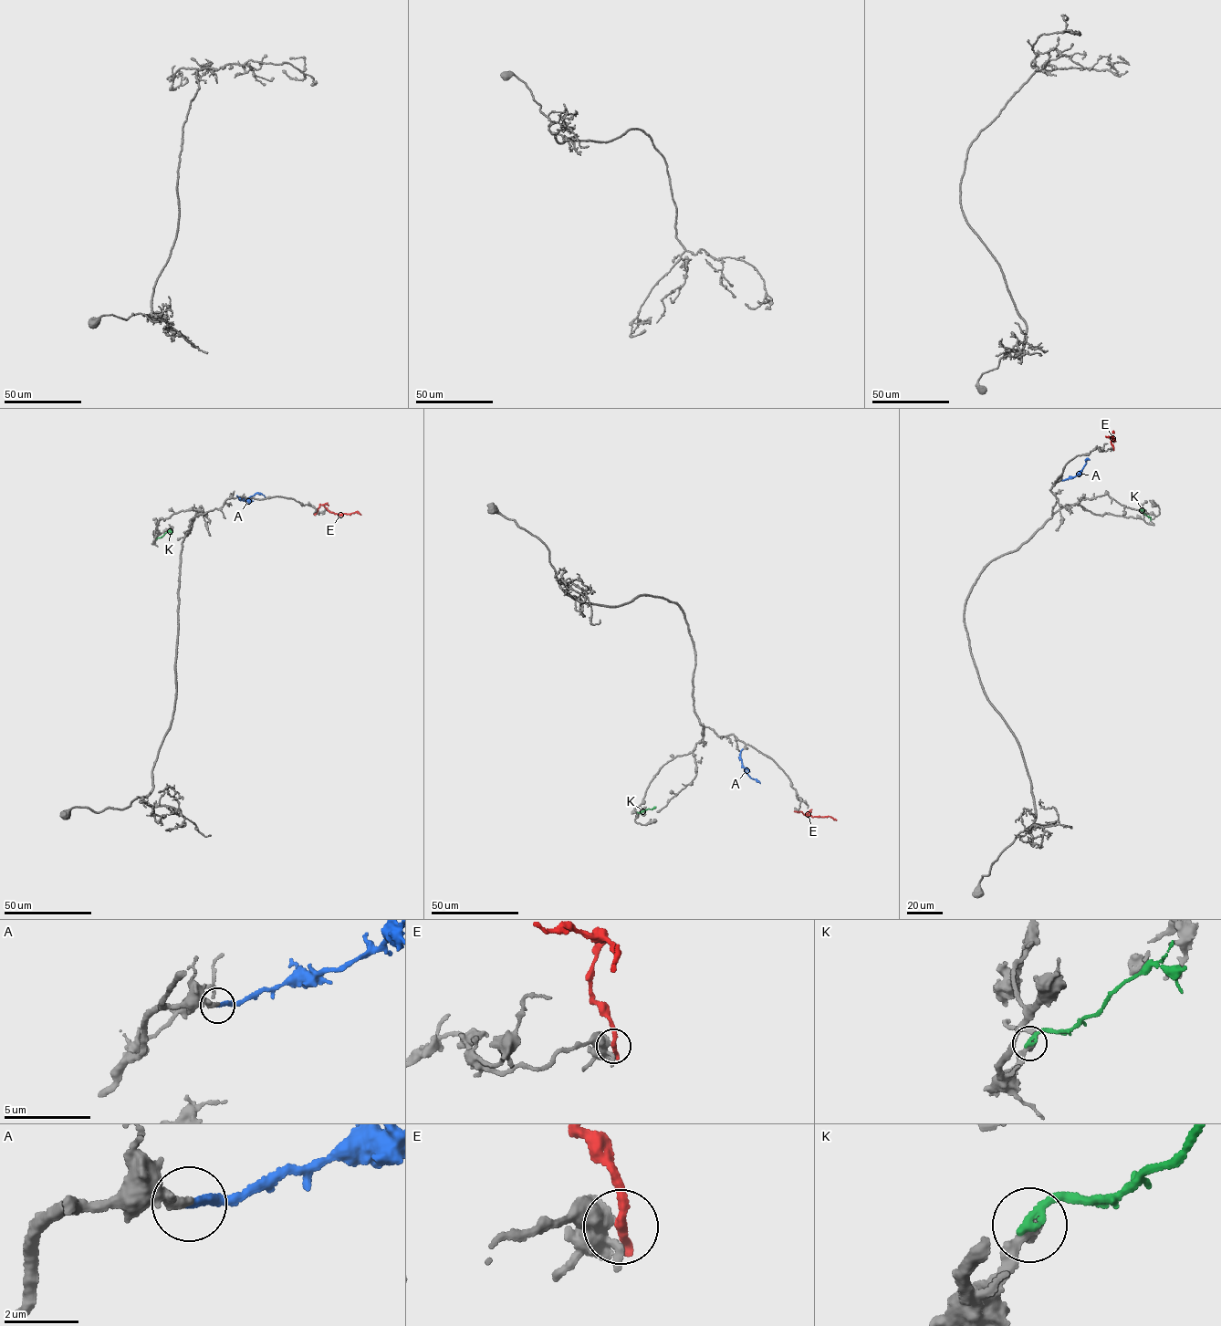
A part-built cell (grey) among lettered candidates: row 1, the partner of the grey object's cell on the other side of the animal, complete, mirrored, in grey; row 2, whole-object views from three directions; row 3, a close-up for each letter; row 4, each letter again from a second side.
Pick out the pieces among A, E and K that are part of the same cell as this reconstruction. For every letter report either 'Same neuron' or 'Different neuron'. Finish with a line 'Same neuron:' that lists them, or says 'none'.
A: Same neuron
E: Different neuron
K: Different neuron
Same neuron: A

